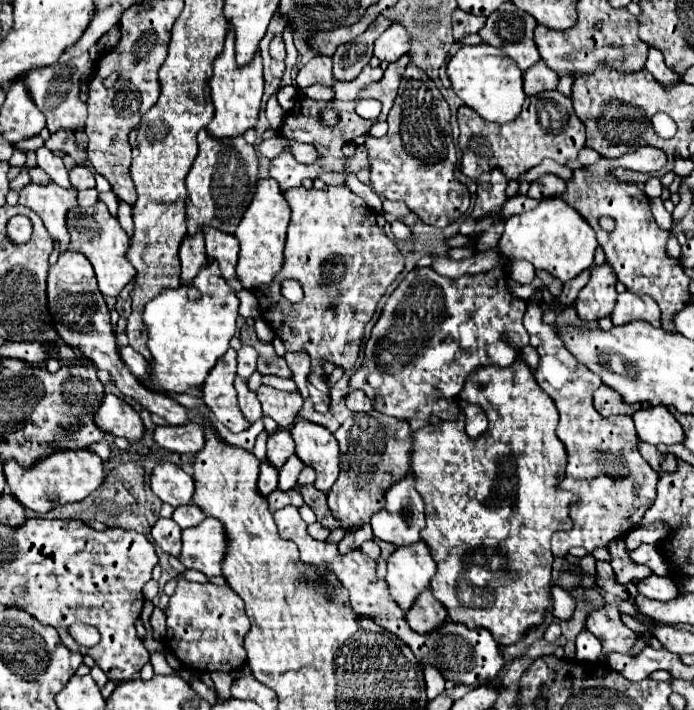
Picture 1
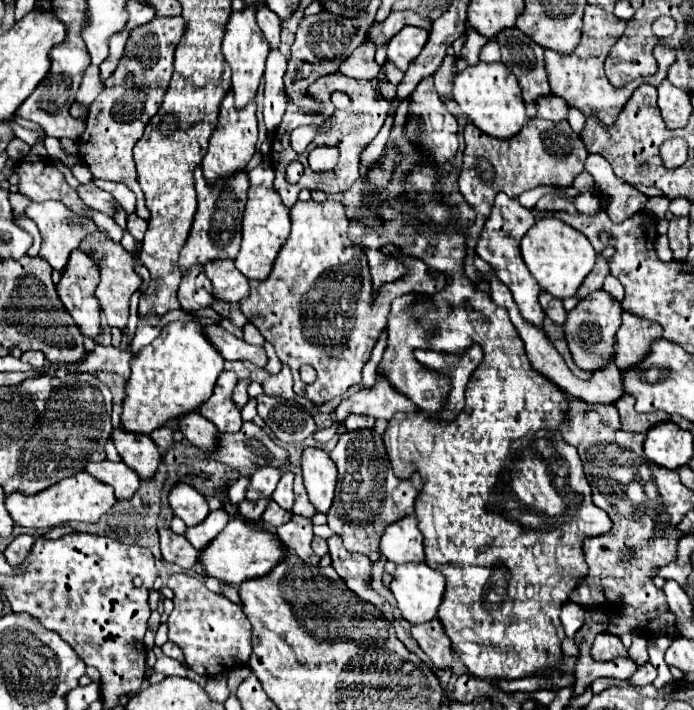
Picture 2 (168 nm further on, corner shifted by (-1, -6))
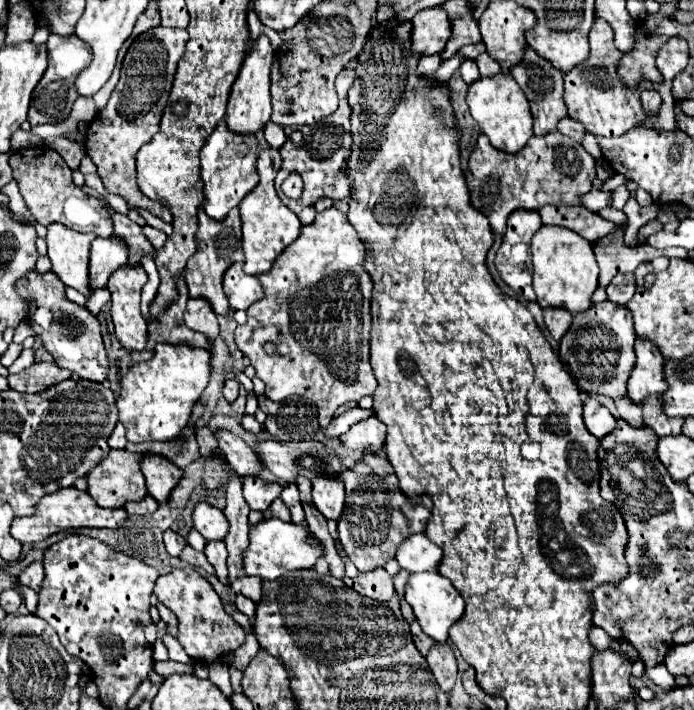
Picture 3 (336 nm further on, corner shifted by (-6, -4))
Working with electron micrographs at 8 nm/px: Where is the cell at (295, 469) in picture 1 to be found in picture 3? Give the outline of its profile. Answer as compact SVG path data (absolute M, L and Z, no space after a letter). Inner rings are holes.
M295 482L287 484L281 492L281 500L285 502L285 506L291 510L291 516L293 516L293 522L295 524L303 524L305 522L305 514L303 514L303 508L301 508L301 500L299 500L299 488Z

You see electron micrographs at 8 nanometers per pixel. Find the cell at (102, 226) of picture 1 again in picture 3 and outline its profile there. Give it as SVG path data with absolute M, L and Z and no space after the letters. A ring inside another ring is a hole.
M125 264L107 282L115 334L125 350L143 350L147 342L147 322L139 312L141 288L147 280L147 272L141 266Z

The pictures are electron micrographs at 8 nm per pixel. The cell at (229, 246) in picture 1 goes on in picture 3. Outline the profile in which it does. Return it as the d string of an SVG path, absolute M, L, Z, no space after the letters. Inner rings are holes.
M231 264L223 274L223 290L233 310L247 310L253 302L263 298L263 288L257 276L245 274L243 264Z

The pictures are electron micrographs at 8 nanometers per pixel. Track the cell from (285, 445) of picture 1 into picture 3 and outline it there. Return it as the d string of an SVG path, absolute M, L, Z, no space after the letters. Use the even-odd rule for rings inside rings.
M257 476L243 478L243 496L251 510L265 512L279 494L281 494L281 486L277 482L265 482L263 478Z

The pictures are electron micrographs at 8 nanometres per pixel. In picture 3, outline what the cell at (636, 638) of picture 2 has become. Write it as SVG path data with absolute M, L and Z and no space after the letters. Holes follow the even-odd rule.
M663 664L653 666L653 668L645 668L645 676L649 680L653 680L657 686L661 686L663 690L671 690L675 686L675 678L665 670Z

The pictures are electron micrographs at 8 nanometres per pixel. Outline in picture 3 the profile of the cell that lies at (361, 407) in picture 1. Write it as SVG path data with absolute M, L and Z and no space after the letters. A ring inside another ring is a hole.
M375 416L361 420L341 436L341 442L353 450L369 448L373 452L379 452L385 442L385 424Z

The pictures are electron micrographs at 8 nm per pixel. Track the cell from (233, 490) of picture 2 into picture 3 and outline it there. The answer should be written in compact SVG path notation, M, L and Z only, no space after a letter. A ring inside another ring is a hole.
M209 540L209 542L205 544L205 556L207 556L207 560L213 564L217 578L219 578L223 584L227 584L227 566L225 566L227 548L225 548L223 540Z

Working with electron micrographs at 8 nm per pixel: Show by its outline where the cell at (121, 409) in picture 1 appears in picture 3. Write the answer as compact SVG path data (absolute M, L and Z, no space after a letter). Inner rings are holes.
M153 452L141 454L139 466L145 474L147 490L157 502L167 500L167 496L171 494L171 488L183 476L183 470L177 468L169 458L165 458L161 454L153 454Z

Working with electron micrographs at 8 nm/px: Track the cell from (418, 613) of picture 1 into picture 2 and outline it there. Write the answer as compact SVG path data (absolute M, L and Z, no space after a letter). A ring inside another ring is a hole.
M438 620L412 626L412 636L418 642L418 646L422 648L422 652L430 658L434 668L448 670L452 666L454 654L452 654L452 648L450 648L450 640L444 634Z

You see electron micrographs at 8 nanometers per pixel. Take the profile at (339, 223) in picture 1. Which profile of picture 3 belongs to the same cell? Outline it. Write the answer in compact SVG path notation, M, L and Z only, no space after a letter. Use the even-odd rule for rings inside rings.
M335 206L319 212L311 224L301 226L299 238L281 252L271 272L257 276L263 284L265 296L247 308L247 322L235 330L237 348L251 358L257 376L267 386L265 396L275 402L291 396L303 396L311 400L317 406L321 428L331 422L335 410L341 404L357 402L363 396L373 394L377 388L377 380L369 364L369 304L373 282L363 268L365 253L363 242L345 214L341 214ZM265 342L273 342L277 346L275 356L265 354Z

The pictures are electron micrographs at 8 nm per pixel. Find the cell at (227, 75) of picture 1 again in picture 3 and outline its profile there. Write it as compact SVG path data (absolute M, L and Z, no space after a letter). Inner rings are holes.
M221 120L221 124L213 130L207 138L205 146L201 148L201 176L205 182L205 212L215 218L223 220L231 208L235 208L259 182L257 170L257 138L255 134L237 134L231 132Z

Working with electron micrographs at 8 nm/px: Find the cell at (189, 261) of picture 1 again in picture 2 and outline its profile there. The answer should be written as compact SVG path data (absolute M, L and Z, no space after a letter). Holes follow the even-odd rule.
M202 266L190 268L188 274L182 278L180 288L178 288L178 300L180 300L182 310L188 310L188 312L202 310L214 302L212 286L210 286L210 280L206 278Z

